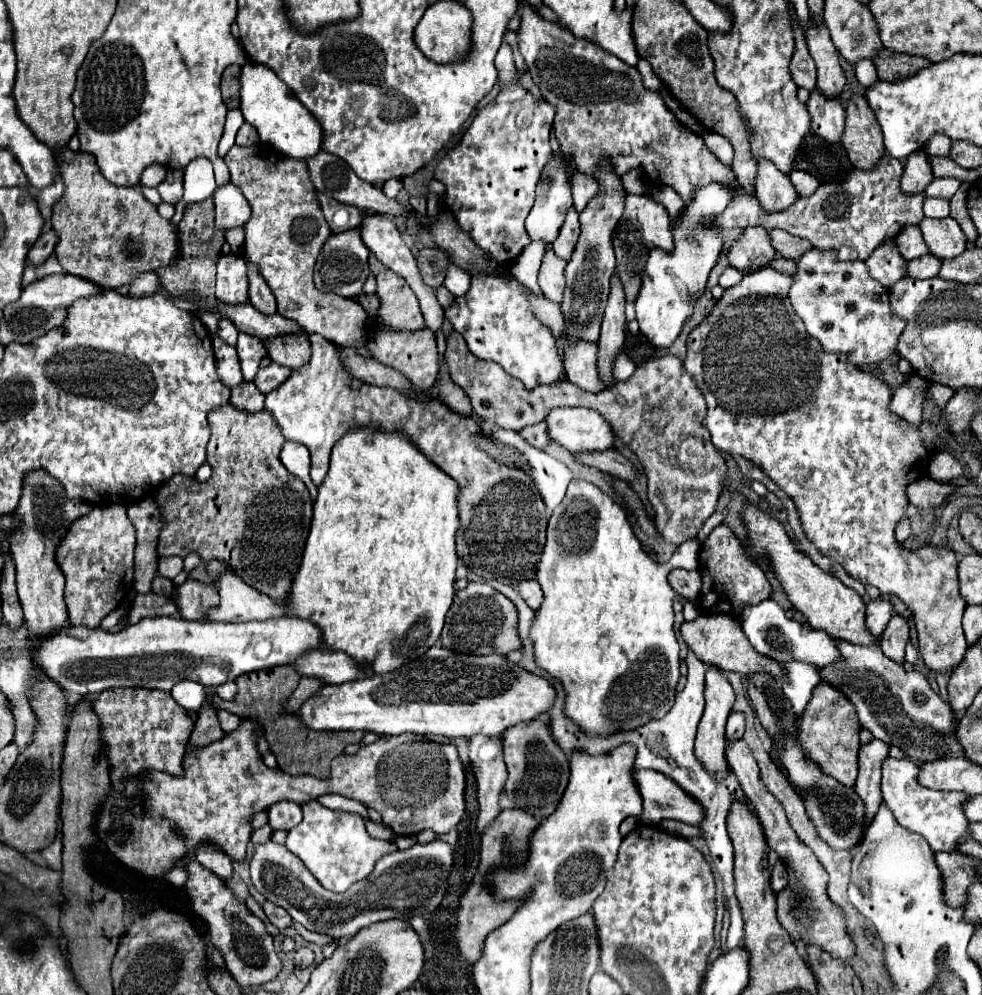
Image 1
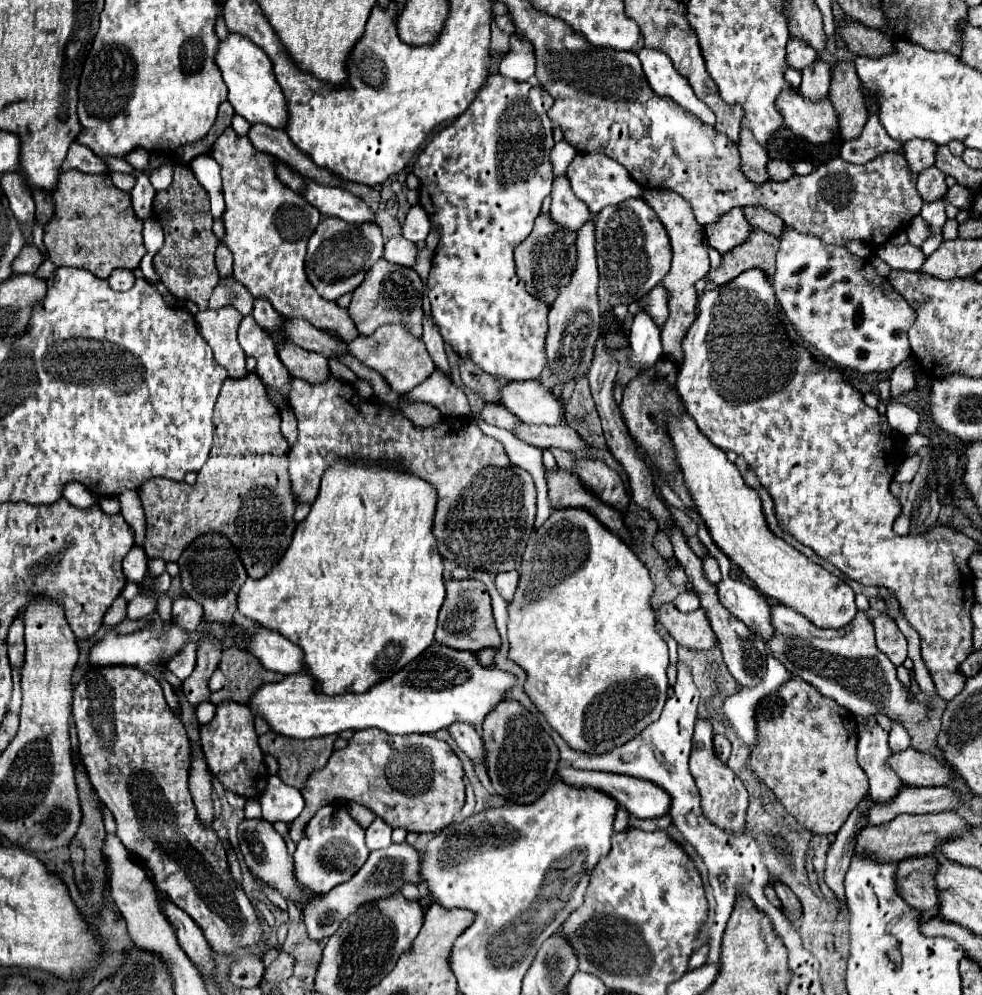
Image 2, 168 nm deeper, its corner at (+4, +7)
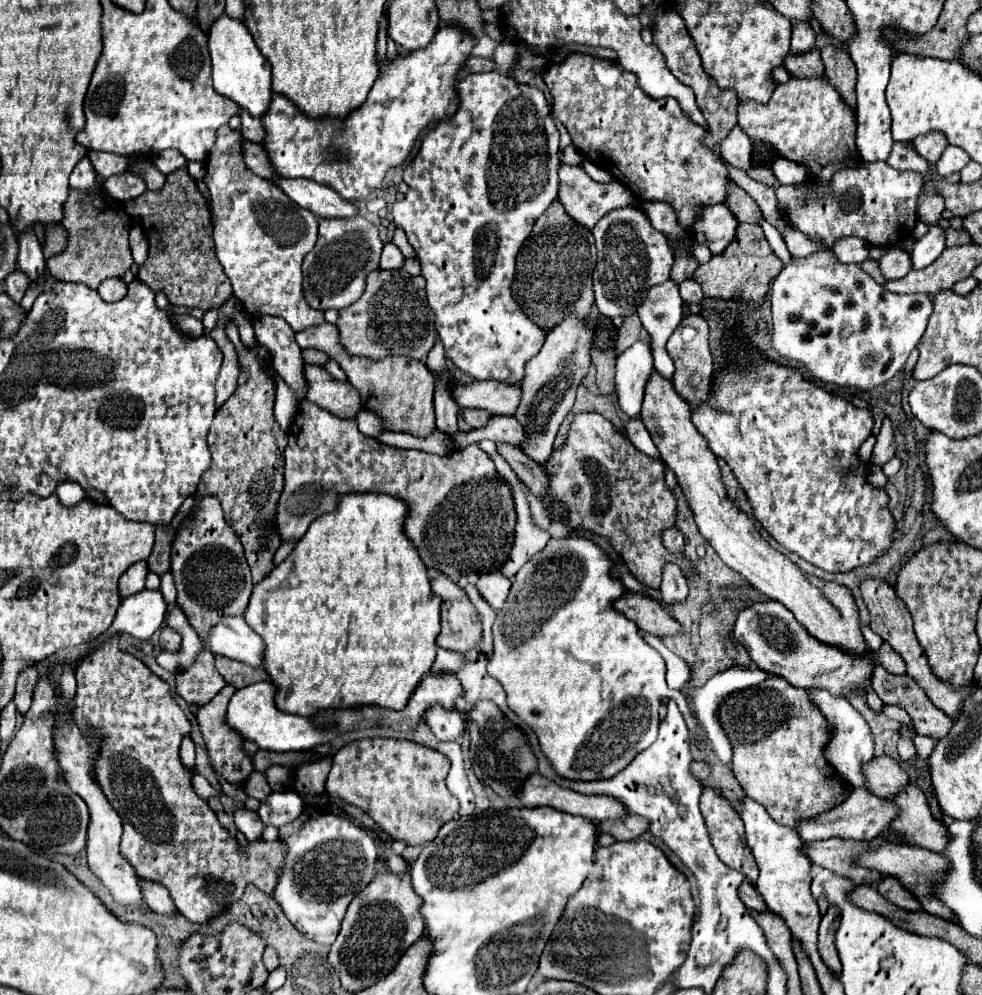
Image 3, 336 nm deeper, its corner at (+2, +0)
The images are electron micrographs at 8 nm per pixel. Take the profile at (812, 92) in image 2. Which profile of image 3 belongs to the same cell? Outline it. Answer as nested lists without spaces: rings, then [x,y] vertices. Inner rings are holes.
[[[812,48],[812,52],[804,52],[804,56],[792,56],[792,52],[788,52],[788,56],[784,56],[782,66],[792,76],[812,78],[812,76],[822,76],[824,74],[824,64],[822,64],[820,52],[816,48]]]

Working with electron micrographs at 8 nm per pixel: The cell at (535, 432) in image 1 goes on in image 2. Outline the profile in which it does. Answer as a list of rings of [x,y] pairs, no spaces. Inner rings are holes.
[[[484,405],[482,419],[488,421],[490,425],[504,427],[504,429],[510,429],[510,431],[520,425],[518,417],[514,417],[514,413],[510,413],[504,405]]]

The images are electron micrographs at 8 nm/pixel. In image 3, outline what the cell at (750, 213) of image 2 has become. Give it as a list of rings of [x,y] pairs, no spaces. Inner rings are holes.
[[[728,180],[728,196],[726,196],[726,206],[732,210],[732,214],[738,218],[738,222],[750,222],[750,224],[758,224],[762,218],[762,212],[758,208],[758,204],[736,184],[732,184],[732,180]]]

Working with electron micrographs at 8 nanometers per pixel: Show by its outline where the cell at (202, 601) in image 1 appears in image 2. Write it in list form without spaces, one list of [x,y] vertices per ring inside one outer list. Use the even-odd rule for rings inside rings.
[[[180,595],[172,601],[172,621],[184,627],[186,631],[196,631],[202,625],[202,605],[190,601],[190,597]]]

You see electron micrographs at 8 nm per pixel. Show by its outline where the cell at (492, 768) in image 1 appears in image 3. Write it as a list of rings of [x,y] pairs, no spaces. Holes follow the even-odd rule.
[[[432,704],[428,712],[424,712],[424,722],[438,740],[458,740],[464,734],[464,720],[460,712],[440,708],[440,704]]]

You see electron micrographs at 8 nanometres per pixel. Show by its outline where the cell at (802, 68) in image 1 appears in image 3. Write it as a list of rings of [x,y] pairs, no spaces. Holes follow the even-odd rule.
[[[796,22],[792,24],[792,44],[790,44],[790,50],[794,54],[802,54],[802,52],[808,52],[812,50],[814,46],[814,30],[808,22]]]

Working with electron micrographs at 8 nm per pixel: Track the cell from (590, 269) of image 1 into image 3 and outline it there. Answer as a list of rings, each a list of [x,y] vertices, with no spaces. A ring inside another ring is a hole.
[[[566,316],[562,324],[558,324],[554,330],[548,332],[542,350],[526,364],[526,374],[520,386],[522,398],[514,416],[526,432],[526,440],[520,444],[520,448],[538,464],[544,464],[552,454],[552,444],[558,426],[562,424],[564,416],[572,410],[576,388],[580,380],[586,376],[590,366],[592,338],[594,332],[590,320],[578,320],[576,316]]]

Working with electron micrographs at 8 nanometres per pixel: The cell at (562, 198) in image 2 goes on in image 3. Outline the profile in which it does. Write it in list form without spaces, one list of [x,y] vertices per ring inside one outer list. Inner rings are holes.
[[[560,164],[558,170],[560,176],[560,190],[558,190],[558,200],[562,202],[564,210],[582,226],[586,228],[594,228],[594,224],[608,214],[610,210],[616,208],[626,208],[632,206],[632,200],[636,200],[636,196],[632,196],[632,191],[628,186],[624,186],[618,180],[612,180],[609,184],[598,183],[596,180],[588,180],[588,174],[580,168],[580,166],[570,166],[570,164]]]

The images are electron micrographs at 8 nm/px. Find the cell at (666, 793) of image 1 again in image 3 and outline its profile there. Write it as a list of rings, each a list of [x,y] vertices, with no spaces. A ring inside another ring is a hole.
[[[536,772],[528,780],[524,780],[524,788],[520,790],[520,802],[526,808],[550,806],[554,810],[590,820],[610,820],[626,816],[624,806],[610,796],[582,796],[554,784],[552,780]]]

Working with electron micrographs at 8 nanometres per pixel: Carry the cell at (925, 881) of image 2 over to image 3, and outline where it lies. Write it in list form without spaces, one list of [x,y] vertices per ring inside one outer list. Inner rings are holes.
[[[886,876],[886,878],[884,878],[882,882],[878,882],[878,884],[880,884],[880,886],[878,886],[878,892],[880,892],[888,902],[892,902],[894,906],[900,906],[902,910],[918,910],[918,908],[920,908],[918,900],[914,900],[914,896],[912,896],[906,888],[902,888],[902,886],[898,884],[898,880]]]

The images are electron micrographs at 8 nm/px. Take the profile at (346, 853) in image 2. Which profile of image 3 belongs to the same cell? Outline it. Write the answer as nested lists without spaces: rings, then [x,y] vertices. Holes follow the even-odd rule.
[[[304,806],[300,818],[280,826],[278,840],[286,846],[286,856],[272,900],[300,934],[330,946],[338,936],[348,904],[376,874],[376,844],[352,822],[318,806]]]

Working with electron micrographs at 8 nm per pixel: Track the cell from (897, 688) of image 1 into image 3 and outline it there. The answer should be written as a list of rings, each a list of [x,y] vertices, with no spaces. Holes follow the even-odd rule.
[[[776,600],[754,602],[742,610],[734,626],[734,638],[738,644],[748,648],[752,662],[760,670],[772,676],[780,676],[796,688],[826,688],[834,696],[844,696],[846,692],[868,692],[874,664],[872,652],[856,658],[840,648],[814,640],[806,628],[798,624],[794,614]]]

